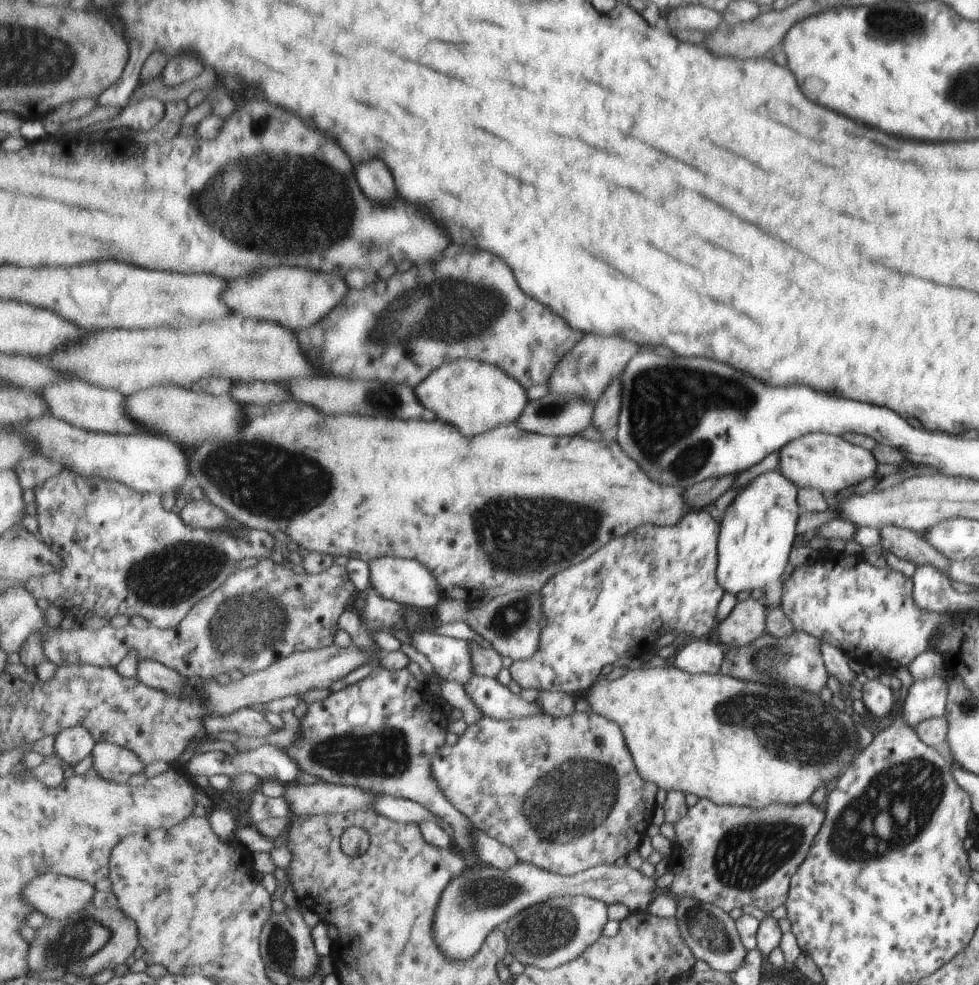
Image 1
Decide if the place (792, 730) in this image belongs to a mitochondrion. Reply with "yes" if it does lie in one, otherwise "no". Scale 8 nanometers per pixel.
yes

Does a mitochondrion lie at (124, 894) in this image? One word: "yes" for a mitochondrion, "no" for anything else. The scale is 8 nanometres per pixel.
no

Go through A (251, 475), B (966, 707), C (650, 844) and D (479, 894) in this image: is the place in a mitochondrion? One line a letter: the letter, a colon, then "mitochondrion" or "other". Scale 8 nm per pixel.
A: mitochondrion
B: mitochondrion
C: other
D: mitochondrion

